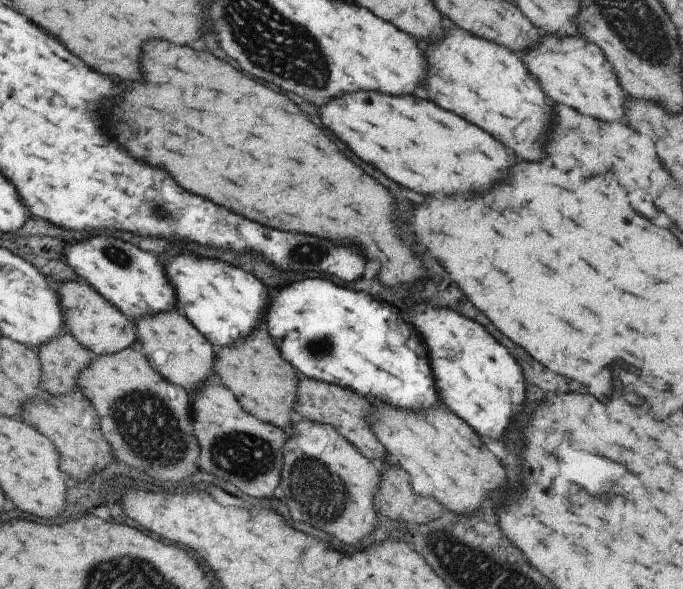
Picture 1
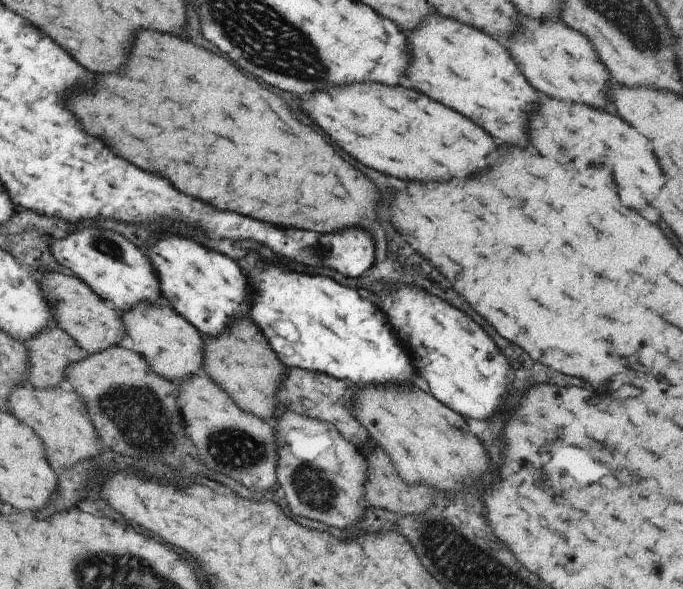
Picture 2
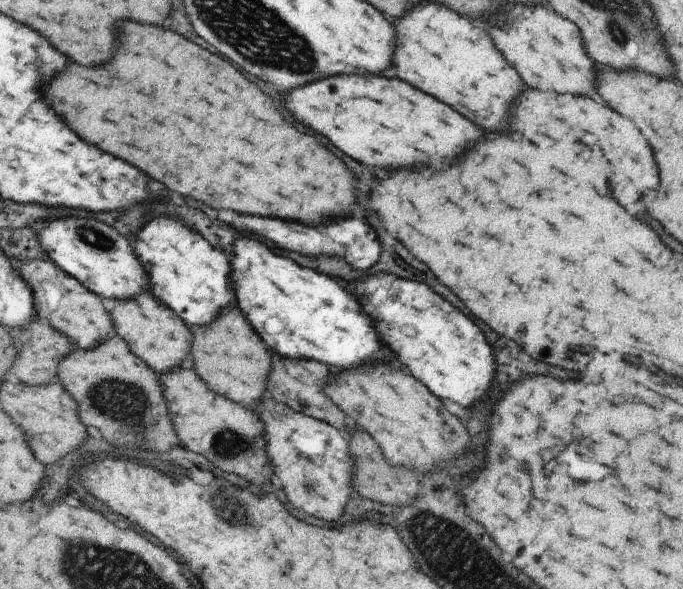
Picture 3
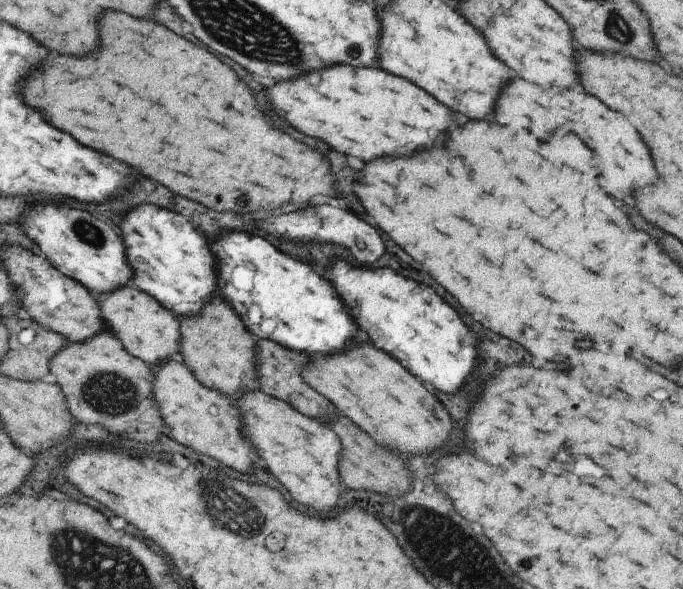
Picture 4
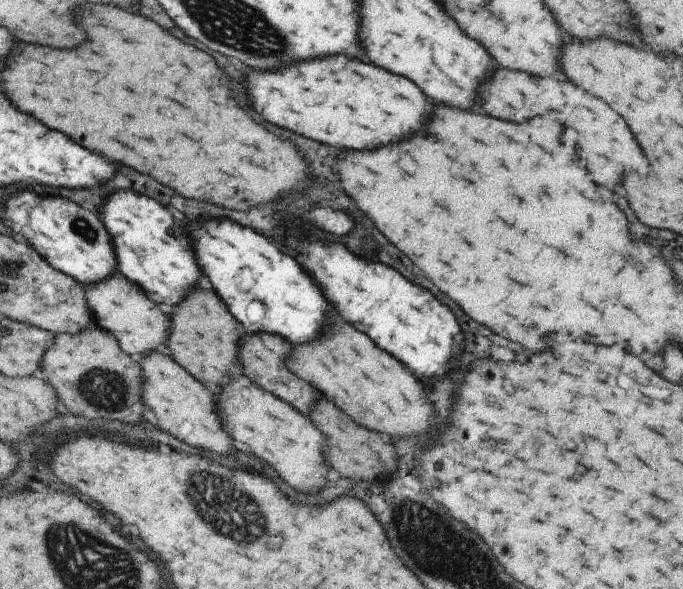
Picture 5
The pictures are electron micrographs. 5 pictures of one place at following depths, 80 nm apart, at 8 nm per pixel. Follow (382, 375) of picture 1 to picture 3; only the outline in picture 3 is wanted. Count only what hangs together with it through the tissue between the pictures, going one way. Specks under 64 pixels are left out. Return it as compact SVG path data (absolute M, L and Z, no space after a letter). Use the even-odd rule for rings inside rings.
M237 238L231 244L229 262L239 310L245 310L243 314L251 328L277 356L317 360L335 370L383 358L373 322L359 310L357 300L329 276L301 268L289 258L273 254L253 238Z

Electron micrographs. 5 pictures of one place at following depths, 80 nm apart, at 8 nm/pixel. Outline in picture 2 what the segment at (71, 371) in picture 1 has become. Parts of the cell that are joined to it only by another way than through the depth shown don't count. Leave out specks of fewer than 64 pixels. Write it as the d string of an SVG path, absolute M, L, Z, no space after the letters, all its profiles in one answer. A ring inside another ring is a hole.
M53 322L22 344L28 358L24 376L36 389L63 386L65 367L87 355Z

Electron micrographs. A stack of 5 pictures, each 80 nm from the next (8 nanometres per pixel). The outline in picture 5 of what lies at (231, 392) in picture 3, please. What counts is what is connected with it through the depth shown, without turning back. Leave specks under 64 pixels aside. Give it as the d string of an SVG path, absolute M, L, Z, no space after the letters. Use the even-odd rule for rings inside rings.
M191 288L191 294L182 300L166 310L170 325L164 351L202 385L221 388L231 377L241 373L242 367L236 359L241 328L211 290Z

